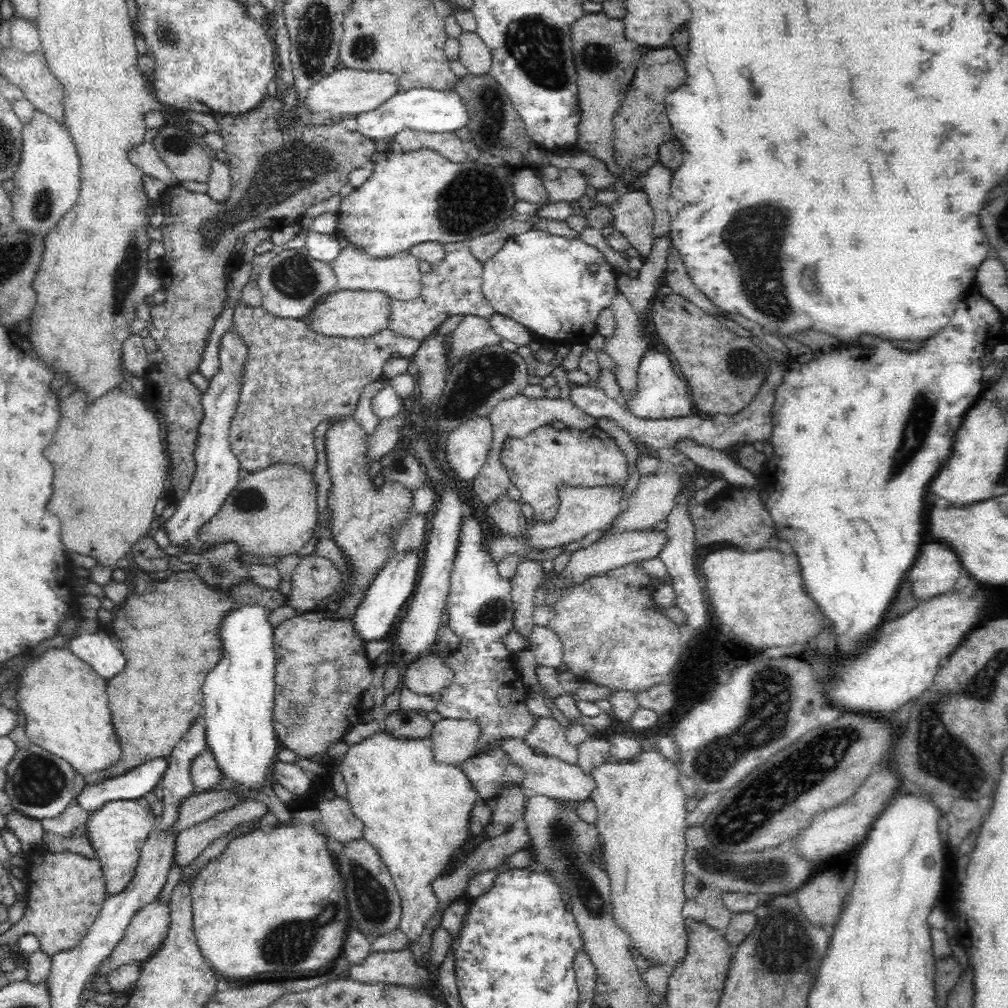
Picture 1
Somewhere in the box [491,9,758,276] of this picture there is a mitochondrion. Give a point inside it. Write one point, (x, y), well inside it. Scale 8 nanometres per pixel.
(538, 48)

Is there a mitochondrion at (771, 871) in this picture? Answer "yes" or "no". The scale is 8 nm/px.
yes

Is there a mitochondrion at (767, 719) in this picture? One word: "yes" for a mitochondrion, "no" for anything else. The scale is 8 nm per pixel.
yes

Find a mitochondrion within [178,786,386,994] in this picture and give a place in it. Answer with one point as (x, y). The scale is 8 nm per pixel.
(280, 943)

